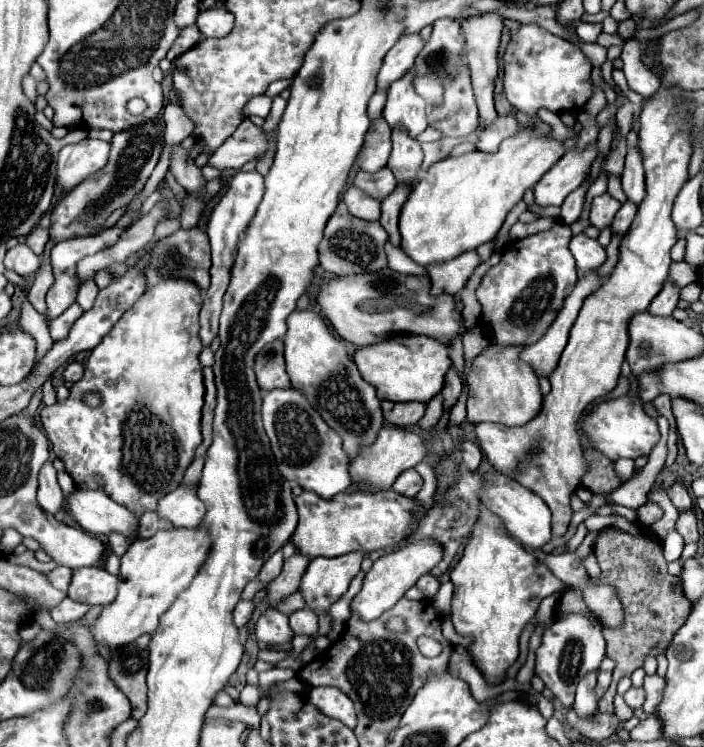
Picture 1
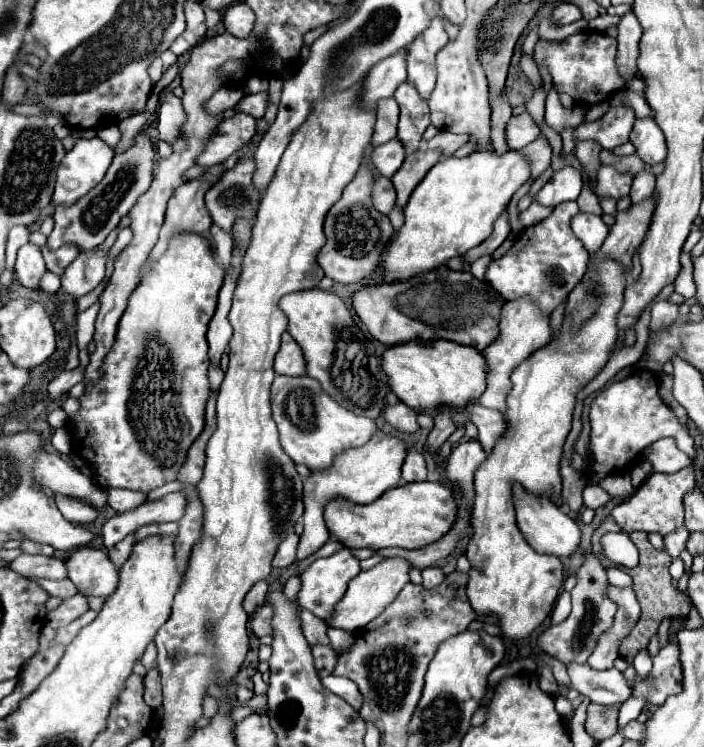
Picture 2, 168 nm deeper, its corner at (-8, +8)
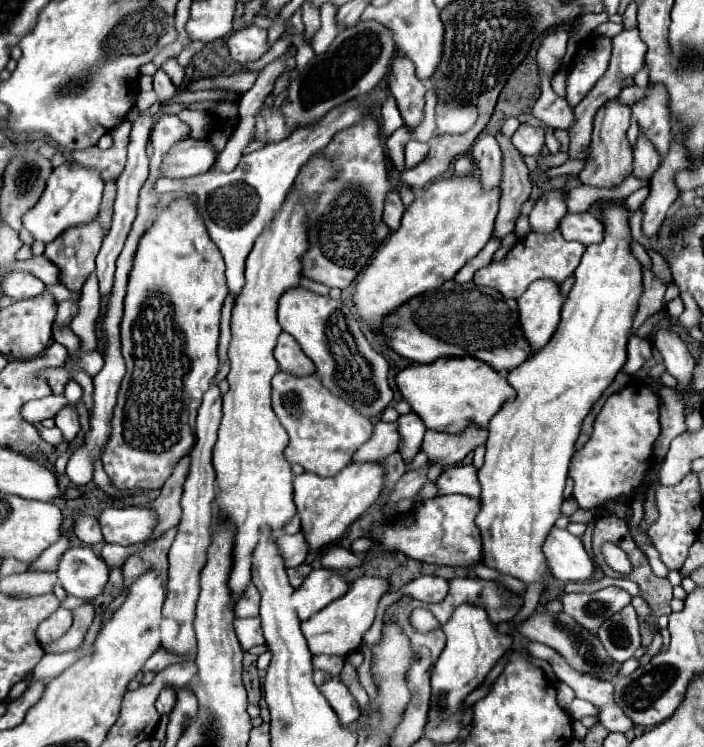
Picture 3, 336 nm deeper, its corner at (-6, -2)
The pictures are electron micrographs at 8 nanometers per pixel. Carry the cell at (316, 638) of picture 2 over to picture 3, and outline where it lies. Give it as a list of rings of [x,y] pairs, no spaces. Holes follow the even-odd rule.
[[[316,656],[314,658],[314,670],[324,670],[328,674],[332,674],[334,678],[340,676],[342,672],[342,666],[344,666],[344,658],[336,658],[336,656]]]

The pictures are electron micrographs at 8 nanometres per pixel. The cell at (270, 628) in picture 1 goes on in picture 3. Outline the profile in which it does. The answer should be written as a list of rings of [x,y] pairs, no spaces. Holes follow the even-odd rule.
[[[236,618],[234,626],[238,628],[238,642],[244,650],[250,650],[252,646],[264,644],[260,618]]]

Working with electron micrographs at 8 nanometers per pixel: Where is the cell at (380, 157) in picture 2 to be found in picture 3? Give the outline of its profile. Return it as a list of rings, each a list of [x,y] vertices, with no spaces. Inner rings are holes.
[[[400,126],[390,138],[386,138],[386,148],[392,164],[396,170],[404,170],[404,146],[412,138],[412,132],[408,126]]]

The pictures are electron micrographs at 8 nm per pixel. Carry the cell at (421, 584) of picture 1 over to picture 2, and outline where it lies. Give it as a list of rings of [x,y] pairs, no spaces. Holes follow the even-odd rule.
[[[424,568],[424,570],[422,570],[422,578],[424,578],[422,584],[424,584],[426,588],[434,588],[434,586],[442,584],[444,572],[442,572],[440,568]]]

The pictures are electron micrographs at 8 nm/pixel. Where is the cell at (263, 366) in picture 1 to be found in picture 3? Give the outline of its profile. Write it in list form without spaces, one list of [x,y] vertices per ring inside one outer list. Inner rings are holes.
[[[282,332],[278,336],[278,344],[274,348],[274,356],[276,356],[280,368],[288,370],[290,374],[298,374],[298,376],[314,374],[314,362],[302,352],[298,342],[286,332]]]

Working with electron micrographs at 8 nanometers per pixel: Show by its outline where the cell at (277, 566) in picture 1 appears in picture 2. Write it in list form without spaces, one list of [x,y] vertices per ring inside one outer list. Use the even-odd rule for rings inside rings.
[[[290,534],[280,546],[278,552],[272,560],[272,568],[288,568],[290,564],[296,562],[296,546],[298,546],[298,536]]]

